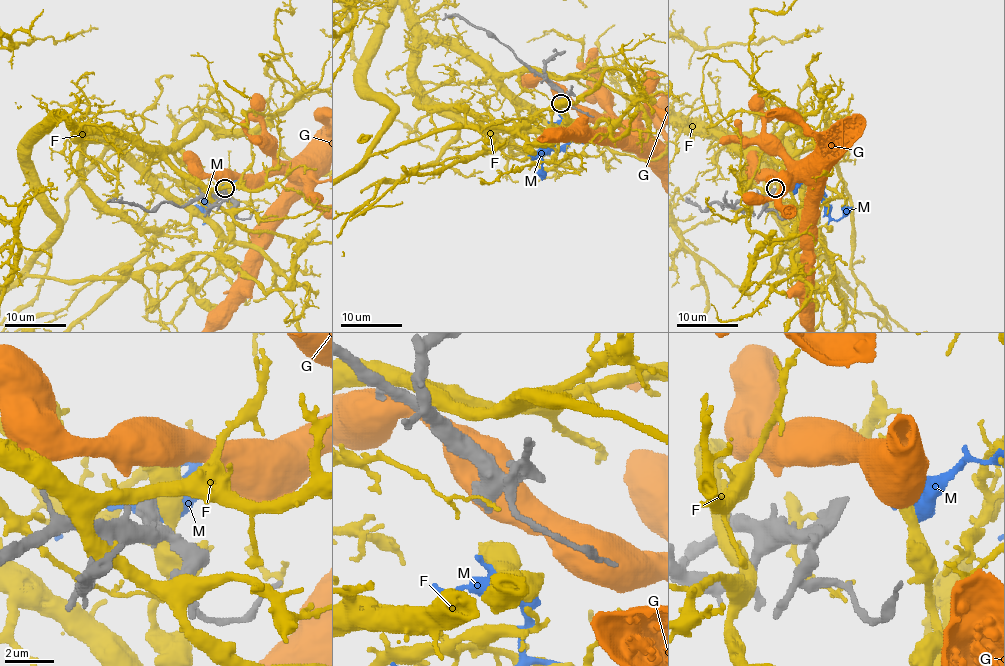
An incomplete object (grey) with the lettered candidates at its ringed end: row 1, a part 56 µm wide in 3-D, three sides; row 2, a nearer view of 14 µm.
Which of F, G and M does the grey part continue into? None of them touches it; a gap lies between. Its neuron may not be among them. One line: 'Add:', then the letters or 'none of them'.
Add: none of them

